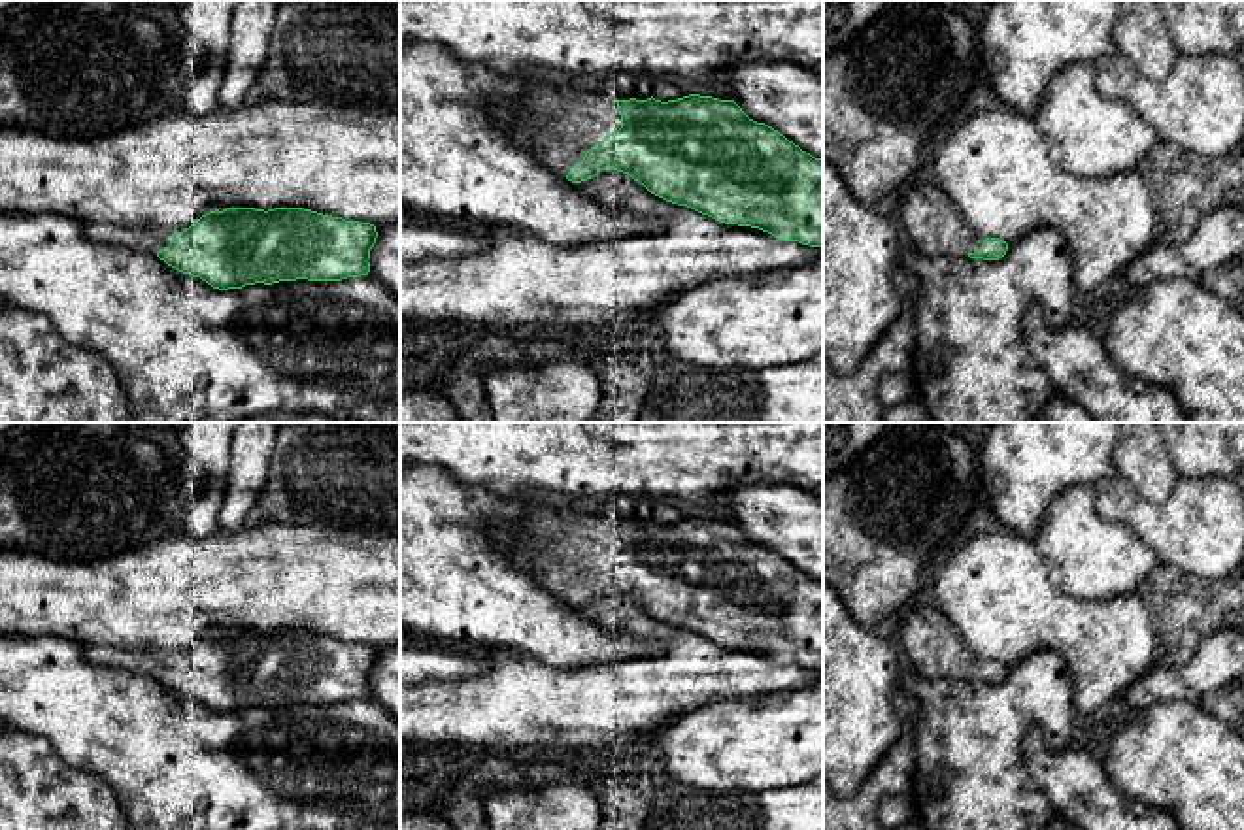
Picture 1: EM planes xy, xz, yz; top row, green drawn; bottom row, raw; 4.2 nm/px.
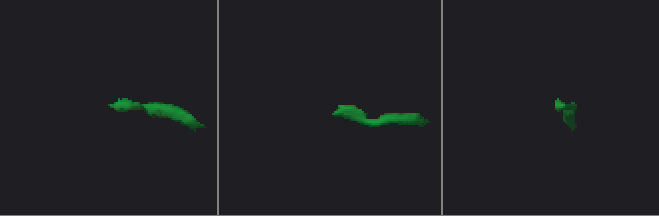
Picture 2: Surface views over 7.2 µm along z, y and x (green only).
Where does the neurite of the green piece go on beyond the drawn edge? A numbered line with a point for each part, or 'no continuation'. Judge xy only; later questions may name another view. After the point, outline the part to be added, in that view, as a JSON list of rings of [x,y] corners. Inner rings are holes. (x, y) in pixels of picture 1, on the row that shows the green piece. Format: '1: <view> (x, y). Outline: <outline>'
1: xy (151, 240). Outline: [[[79,221],[79,224],[83,232],[94,241],[130,247],[155,257],[160,249],[170,245],[174,232],[183,232],[183,228],[176,230],[164,226],[115,226],[94,221]]]

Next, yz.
1: yz (937, 229). Outline: [[[908,185],[900,221],[914,249],[927,257],[968,257],[985,243],[938,185]]]

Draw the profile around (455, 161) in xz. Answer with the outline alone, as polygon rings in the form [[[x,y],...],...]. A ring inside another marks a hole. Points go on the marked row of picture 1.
[[[400,40],[400,204],[513,226],[549,245],[600,243],[655,228],[655,221],[581,192],[504,134],[487,106],[523,94],[517,79],[489,66],[464,62],[436,43]]]

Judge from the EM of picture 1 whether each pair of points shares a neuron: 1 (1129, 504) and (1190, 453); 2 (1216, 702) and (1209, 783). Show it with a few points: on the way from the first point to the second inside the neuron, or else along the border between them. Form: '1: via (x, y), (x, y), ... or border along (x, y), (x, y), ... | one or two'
1: border along (1180, 474), (1224, 478) | two
2: border along (1197, 704), (1224, 723) | two

